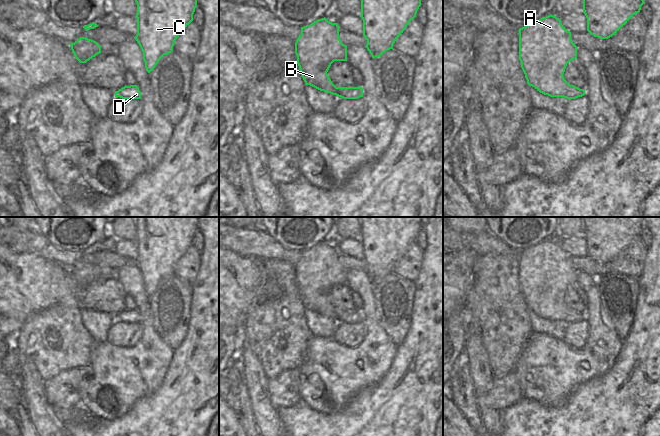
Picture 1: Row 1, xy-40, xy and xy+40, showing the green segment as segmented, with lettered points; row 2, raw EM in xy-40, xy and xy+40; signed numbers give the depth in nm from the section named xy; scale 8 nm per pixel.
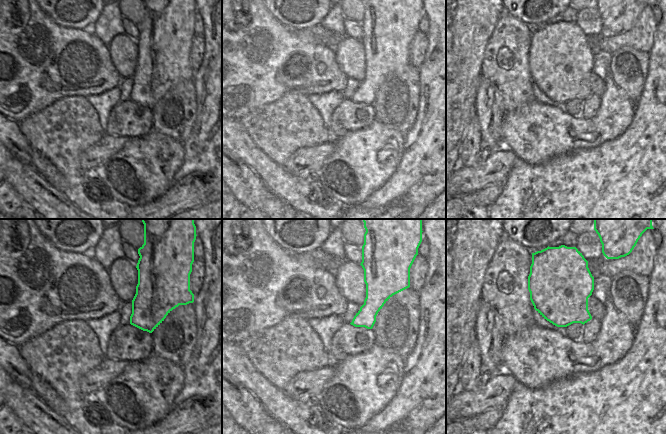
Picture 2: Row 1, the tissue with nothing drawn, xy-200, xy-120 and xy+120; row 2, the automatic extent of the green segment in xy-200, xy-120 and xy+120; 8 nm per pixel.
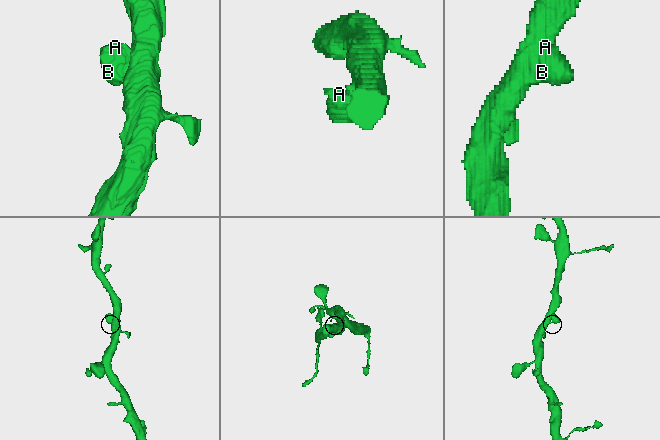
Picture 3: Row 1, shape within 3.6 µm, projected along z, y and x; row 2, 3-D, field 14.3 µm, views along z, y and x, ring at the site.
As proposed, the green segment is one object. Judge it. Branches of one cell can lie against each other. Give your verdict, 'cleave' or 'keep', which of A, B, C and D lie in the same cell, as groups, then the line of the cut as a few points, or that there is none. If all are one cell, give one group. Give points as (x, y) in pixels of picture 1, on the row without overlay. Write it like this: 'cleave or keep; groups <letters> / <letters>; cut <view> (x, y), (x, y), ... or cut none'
keep; groups A B C D; cut none

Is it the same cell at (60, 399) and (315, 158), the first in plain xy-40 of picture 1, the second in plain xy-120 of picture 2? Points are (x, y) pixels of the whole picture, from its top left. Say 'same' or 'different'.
same

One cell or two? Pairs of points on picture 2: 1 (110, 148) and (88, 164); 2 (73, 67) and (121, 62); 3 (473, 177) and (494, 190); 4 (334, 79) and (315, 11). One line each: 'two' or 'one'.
1: one
2: two
3: two
4: two

